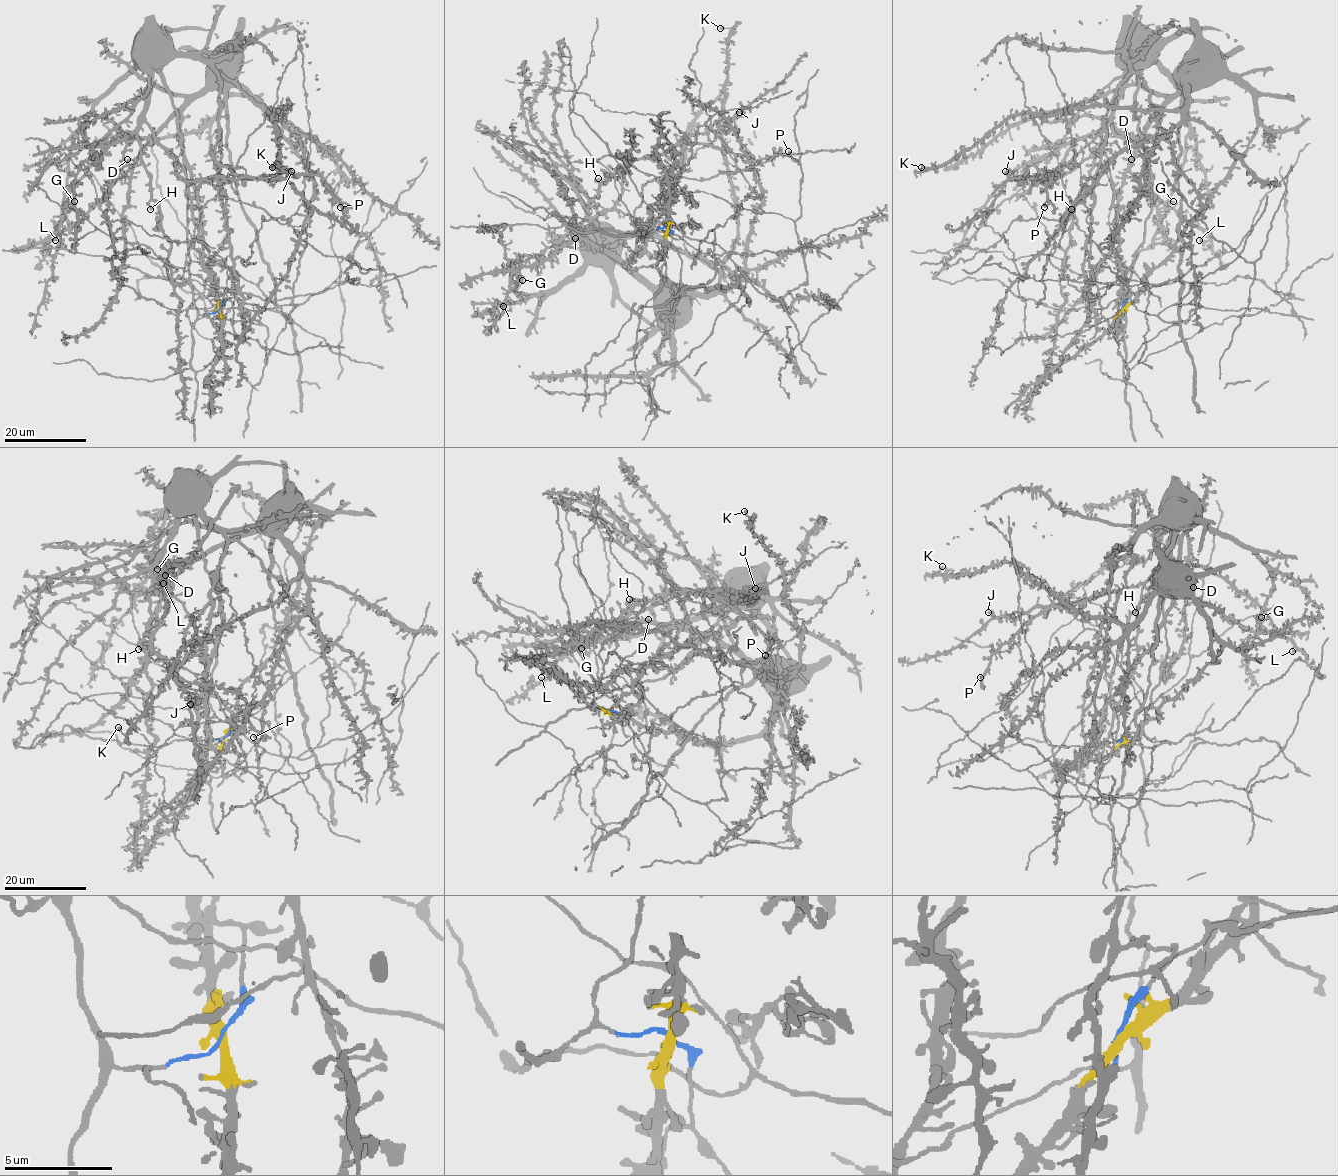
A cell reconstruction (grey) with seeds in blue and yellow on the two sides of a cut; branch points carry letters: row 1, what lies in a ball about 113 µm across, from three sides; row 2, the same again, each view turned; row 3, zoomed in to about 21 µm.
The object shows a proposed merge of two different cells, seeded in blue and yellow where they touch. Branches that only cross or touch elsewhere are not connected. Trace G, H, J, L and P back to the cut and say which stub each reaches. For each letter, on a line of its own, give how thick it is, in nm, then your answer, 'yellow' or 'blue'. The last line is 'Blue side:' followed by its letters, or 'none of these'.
G: 460 nm thick; blue
H: 320 nm thick; blue
J: 340 nm thick; blue
L: 240 nm thick; blue
P: 220 nm thick; blue
Blue side: G, H, J, L, P

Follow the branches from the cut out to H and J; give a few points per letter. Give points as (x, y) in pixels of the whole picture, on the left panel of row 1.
H: (220, 309), (201, 315), (192, 287), (167, 274), (171, 243), (161, 223), (160, 207), (154, 204), (149, 209)
J: (220, 309), (201, 315), (182, 280), (199, 210), (231, 170), (270, 178), (291, 171)

